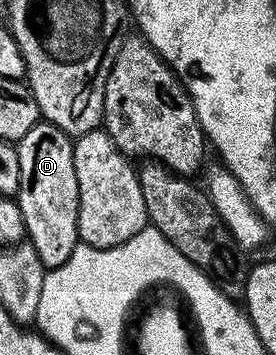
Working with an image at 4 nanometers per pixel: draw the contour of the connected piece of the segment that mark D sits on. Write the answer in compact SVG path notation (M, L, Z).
M41 122L18 142L22 182L18 197L26 218L27 243L38 250L45 269L62 266L78 246L78 174L74 174L74 140L58 126Z

